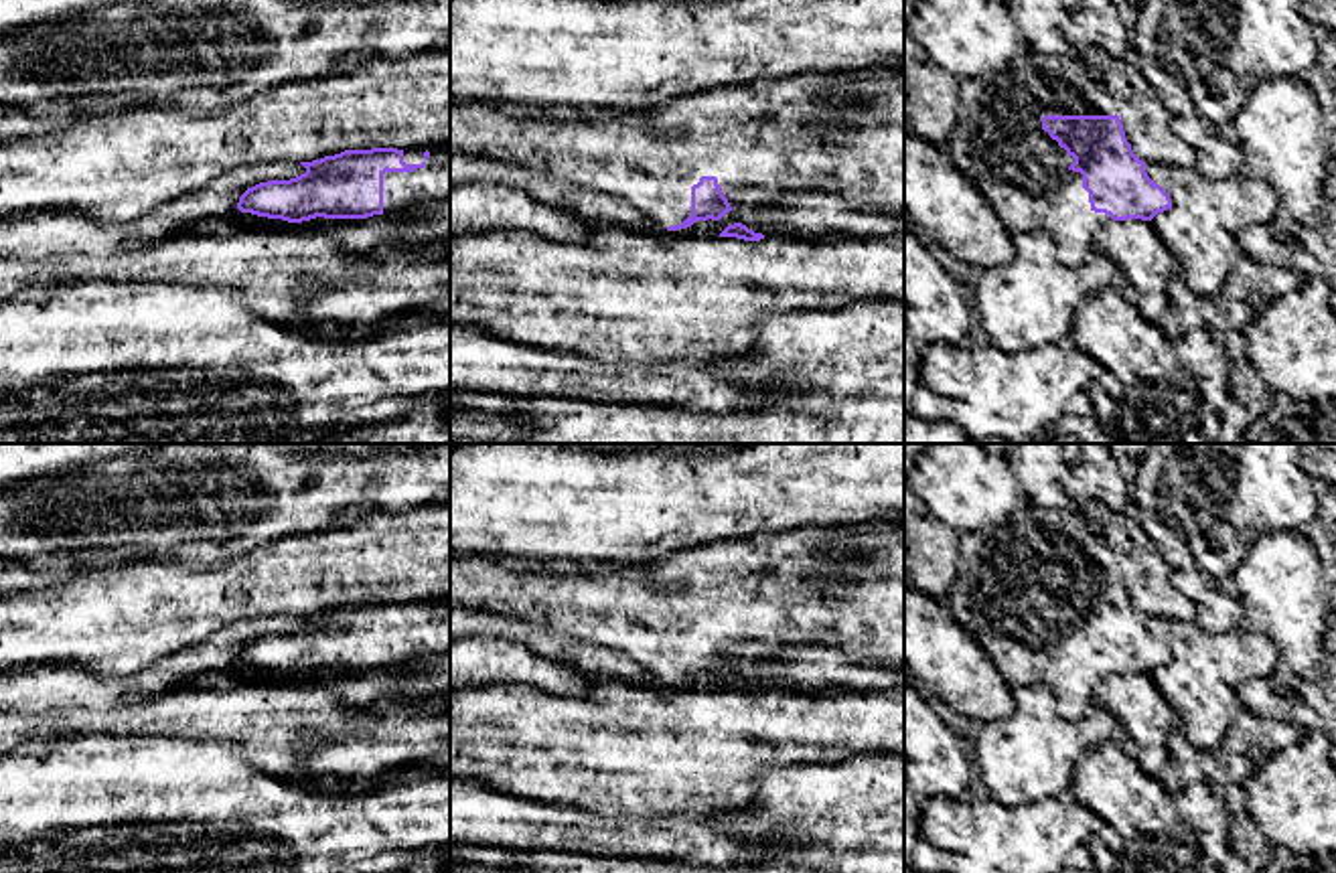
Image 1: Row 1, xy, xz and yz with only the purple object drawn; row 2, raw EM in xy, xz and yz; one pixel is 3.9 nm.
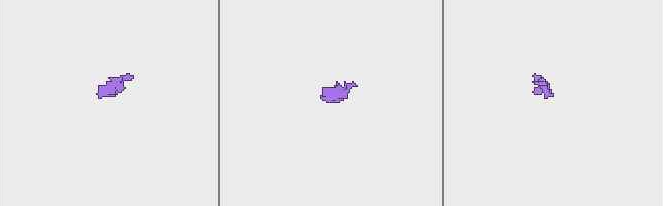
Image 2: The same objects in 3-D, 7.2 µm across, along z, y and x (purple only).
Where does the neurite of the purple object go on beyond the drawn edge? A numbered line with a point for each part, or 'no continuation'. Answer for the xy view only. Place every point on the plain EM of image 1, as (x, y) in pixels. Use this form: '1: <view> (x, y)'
1: xy (400, 643)

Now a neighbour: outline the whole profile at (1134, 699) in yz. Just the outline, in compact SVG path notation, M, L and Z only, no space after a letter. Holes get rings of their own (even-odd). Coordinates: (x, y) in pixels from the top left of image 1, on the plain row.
M1109 674L1091 693L1093 703L1117 719L1119 733L1135 743L1139 768L1149 776L1162 774L1168 764L1166 739L1180 729L1180 719L1152 674Z

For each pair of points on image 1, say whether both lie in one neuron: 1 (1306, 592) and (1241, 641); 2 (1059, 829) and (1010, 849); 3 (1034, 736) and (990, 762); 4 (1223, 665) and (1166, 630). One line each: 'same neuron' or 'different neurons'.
1: different neurons
2: same neuron
3: same neuron
4: same neuron

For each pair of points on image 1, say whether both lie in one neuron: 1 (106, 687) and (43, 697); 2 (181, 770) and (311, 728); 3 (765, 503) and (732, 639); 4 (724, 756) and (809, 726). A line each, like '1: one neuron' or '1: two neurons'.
1: one neuron
2: two neurons
3: two neurons
4: one neuron

